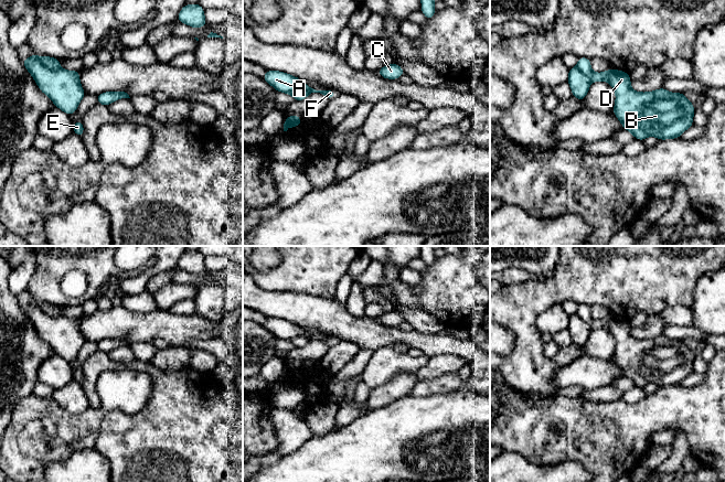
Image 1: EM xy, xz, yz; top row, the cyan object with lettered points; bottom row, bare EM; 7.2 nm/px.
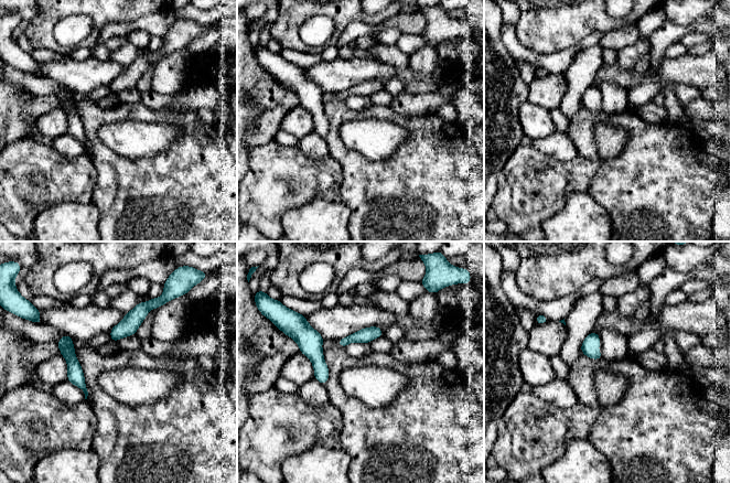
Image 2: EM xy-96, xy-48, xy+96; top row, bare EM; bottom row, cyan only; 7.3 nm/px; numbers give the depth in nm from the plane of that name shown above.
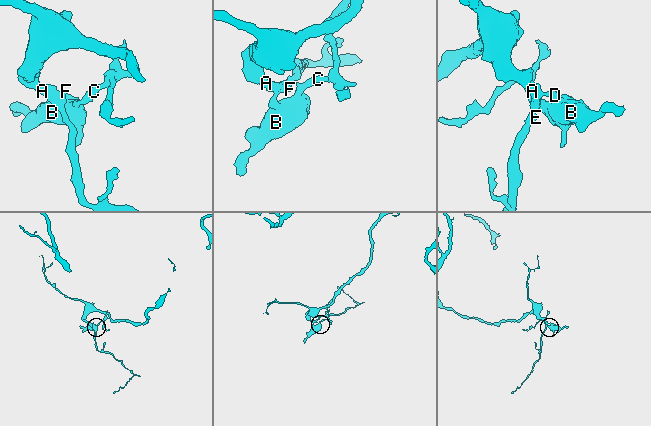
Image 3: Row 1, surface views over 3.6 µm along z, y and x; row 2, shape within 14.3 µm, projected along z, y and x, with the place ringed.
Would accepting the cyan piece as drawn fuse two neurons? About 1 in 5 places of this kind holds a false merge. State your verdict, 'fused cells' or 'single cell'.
fused cells

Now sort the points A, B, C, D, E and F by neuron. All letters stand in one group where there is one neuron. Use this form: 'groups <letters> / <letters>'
groups A E F / B C D

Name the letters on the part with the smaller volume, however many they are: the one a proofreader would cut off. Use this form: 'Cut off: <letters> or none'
Cut off: B, C, D

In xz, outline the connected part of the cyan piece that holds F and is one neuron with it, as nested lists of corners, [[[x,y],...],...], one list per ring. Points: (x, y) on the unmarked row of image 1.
[[[268,317],[266,321],[262,324],[266,330],[271,332],[276,339],[281,339],[286,341],[290,341],[296,336],[307,336],[311,340],[320,340],[326,345],[331,346],[335,343],[335,340],[331,336],[327,338],[316,338],[310,333],[306,332],[302,326],[298,324],[294,324],[291,321],[282,320],[280,318],[270,318]]]

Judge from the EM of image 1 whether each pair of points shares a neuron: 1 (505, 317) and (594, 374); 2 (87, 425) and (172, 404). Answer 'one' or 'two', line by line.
1: two
2: two

